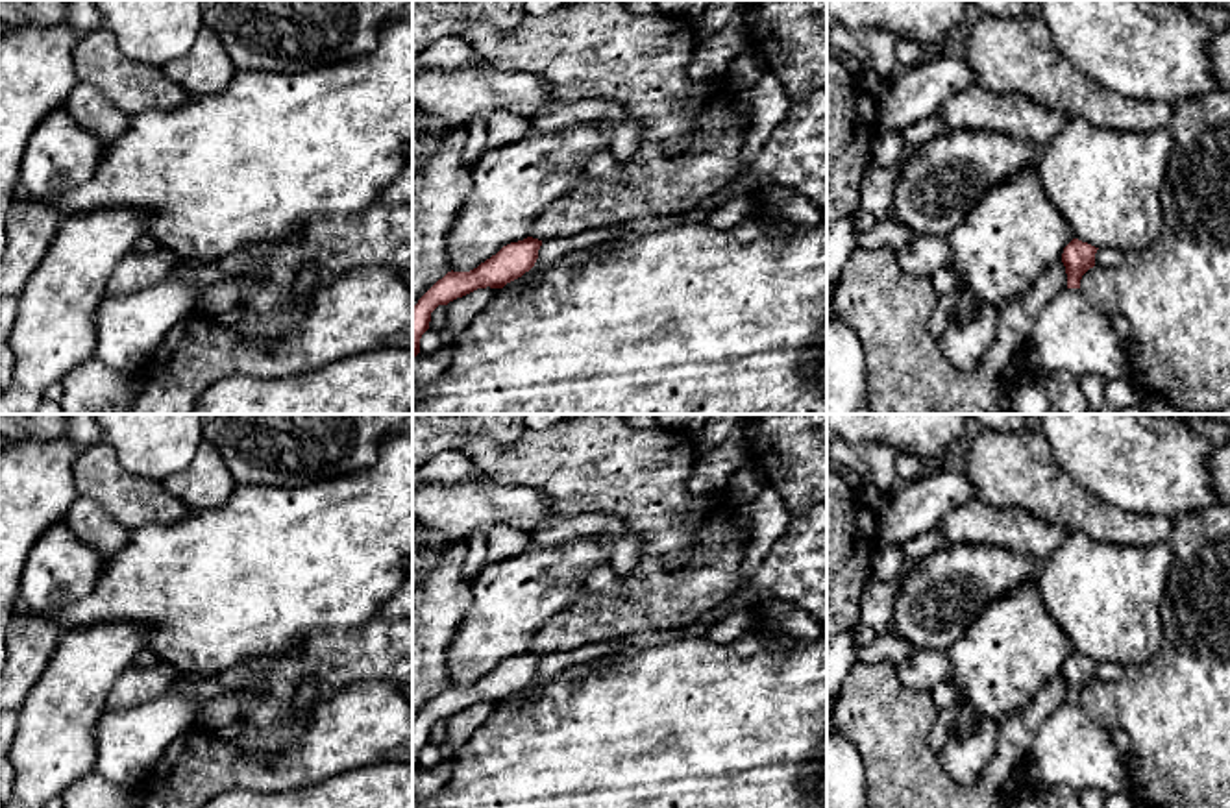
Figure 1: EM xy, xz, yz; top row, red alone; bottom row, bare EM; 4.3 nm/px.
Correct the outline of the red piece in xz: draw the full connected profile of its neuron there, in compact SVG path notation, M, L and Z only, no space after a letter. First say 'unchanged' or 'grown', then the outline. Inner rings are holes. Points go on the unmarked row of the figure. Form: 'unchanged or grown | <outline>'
unchanged | M527 651L503 660L470 686L451 684L438 693L412 721L412 771L420 767L420 753L429 743L431 727L438 719L448 719L477 703L503 703L535 680L540 660L542 655Z

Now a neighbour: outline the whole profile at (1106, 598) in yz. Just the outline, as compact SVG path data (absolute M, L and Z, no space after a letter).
M1071 529L1065 542L1043 560L1036 581L1045 608L1075 653L1095 662L1147 666L1162 649L1162 603L1171 569L1171 544L1102 544Z

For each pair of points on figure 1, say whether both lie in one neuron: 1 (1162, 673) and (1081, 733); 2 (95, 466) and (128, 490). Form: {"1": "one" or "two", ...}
{"1": "two", "2": "one"}

